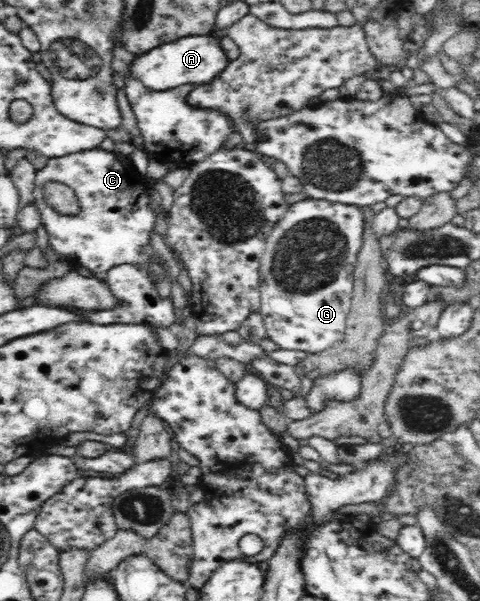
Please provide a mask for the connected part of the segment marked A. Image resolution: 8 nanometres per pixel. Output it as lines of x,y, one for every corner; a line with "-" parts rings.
212,34
185,36
173,40
170,44
161,44
146,54
142,53
142,56
135,58
134,64
130,65
129,74
146,88
165,91
181,87
183,84
208,84
224,71
229,62
218,37

